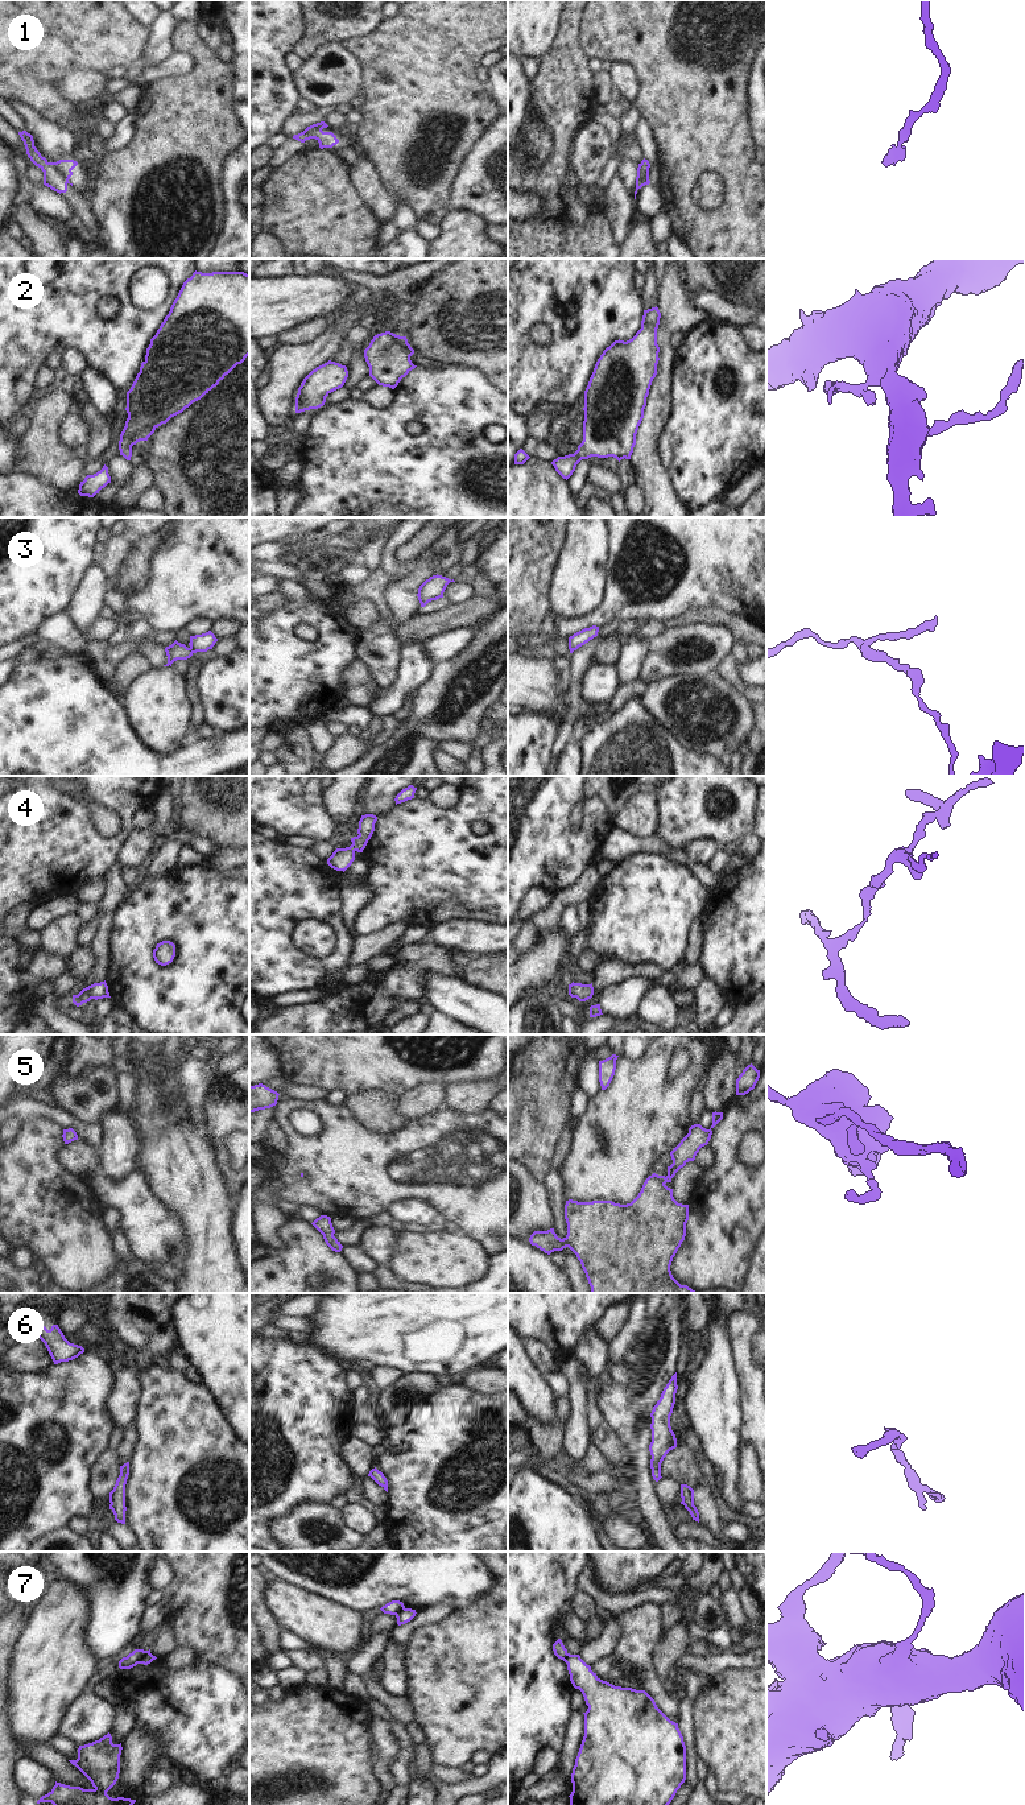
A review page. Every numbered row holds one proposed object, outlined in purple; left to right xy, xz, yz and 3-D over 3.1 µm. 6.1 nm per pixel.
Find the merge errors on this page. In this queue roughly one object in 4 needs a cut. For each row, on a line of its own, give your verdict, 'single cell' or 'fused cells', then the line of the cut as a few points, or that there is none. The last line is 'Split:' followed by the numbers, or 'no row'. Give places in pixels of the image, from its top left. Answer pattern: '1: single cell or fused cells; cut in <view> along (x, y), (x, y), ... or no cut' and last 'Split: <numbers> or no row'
1: single cell; no cut
2: single cell; no cut
3: fused cells; cut in xy along (189, 648), (194, 652)
4: single cell; no cut
5: single cell; no cut
6: single cell; no cut
7: fused cells; cut in xy along (149, 1652), (137, 1663)
Split: 3, 7

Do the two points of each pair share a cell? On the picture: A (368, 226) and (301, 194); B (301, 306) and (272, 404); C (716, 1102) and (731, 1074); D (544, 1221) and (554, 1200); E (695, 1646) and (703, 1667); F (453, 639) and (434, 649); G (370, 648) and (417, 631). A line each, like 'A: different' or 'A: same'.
A: same
B: different
C: same
D: different
E: different
F: same
G: different

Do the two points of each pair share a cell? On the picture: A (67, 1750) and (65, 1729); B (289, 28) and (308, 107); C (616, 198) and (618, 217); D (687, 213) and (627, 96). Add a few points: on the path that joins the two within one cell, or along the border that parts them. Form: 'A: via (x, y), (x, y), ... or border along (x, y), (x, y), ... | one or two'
A: border along (58, 1734), (78, 1746) | two
B: border along (300, 98), (296, 107) | two
C: via (618, 202), (618, 213) | one
D: border along (637, 73), (639, 93), (631, 103) | two

